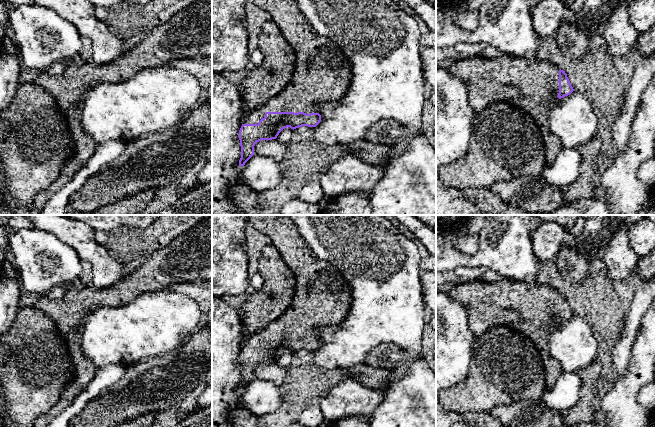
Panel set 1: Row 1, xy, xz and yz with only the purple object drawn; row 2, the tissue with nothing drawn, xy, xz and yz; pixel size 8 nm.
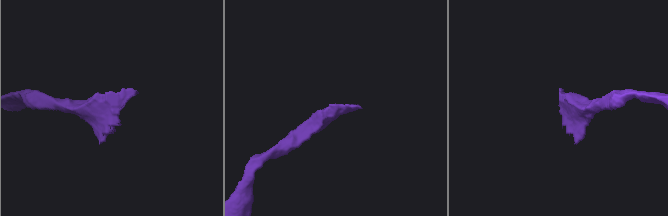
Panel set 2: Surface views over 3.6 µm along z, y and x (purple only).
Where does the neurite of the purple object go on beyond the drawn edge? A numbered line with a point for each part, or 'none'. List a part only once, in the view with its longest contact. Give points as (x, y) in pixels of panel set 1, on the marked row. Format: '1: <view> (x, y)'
1: xz (322, 74)

